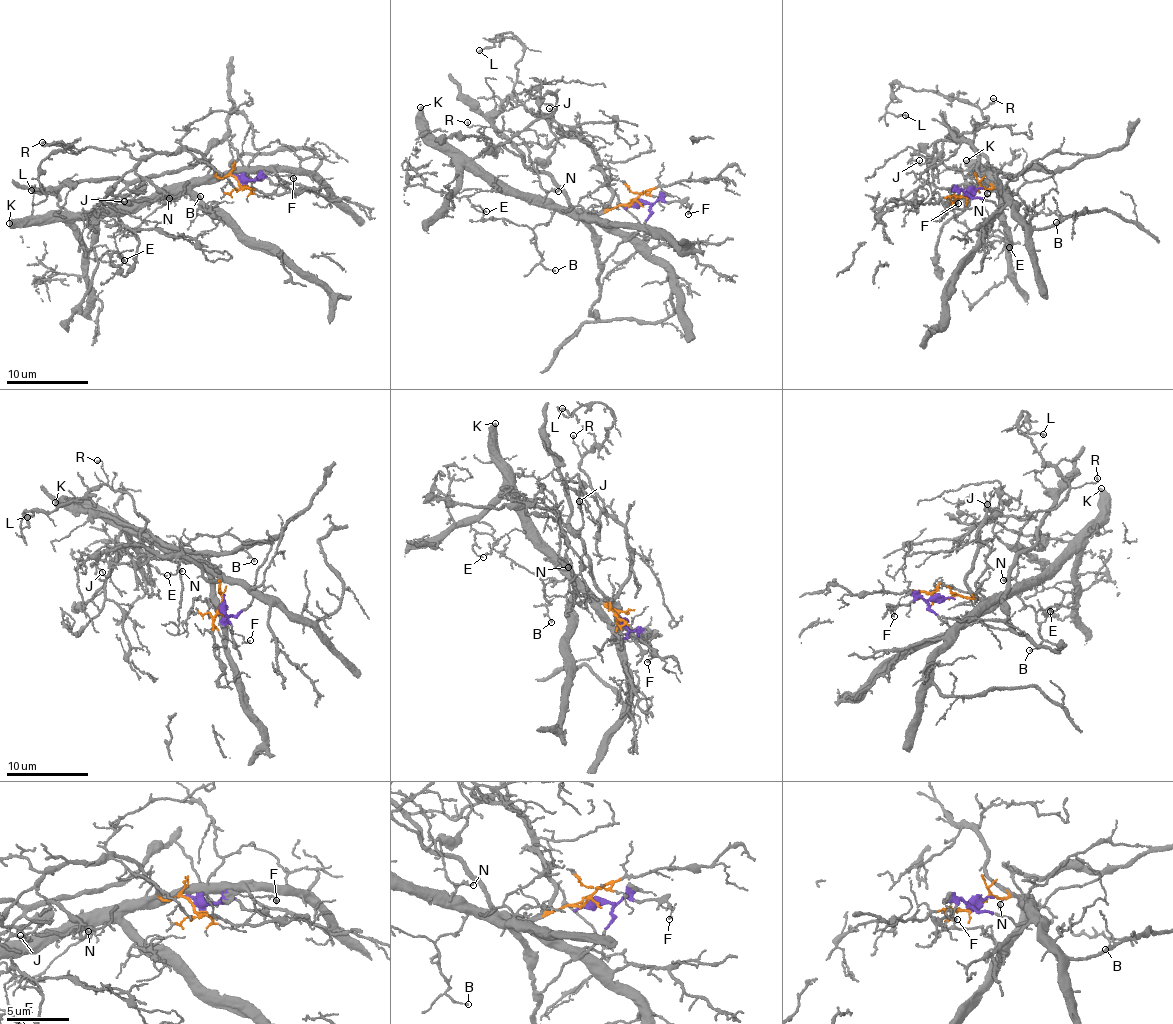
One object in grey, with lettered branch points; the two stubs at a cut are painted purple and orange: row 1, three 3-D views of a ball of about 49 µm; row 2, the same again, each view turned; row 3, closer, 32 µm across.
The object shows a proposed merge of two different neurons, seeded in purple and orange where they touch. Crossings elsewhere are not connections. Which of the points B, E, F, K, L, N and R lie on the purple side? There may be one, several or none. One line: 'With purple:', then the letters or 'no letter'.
With purple: F

